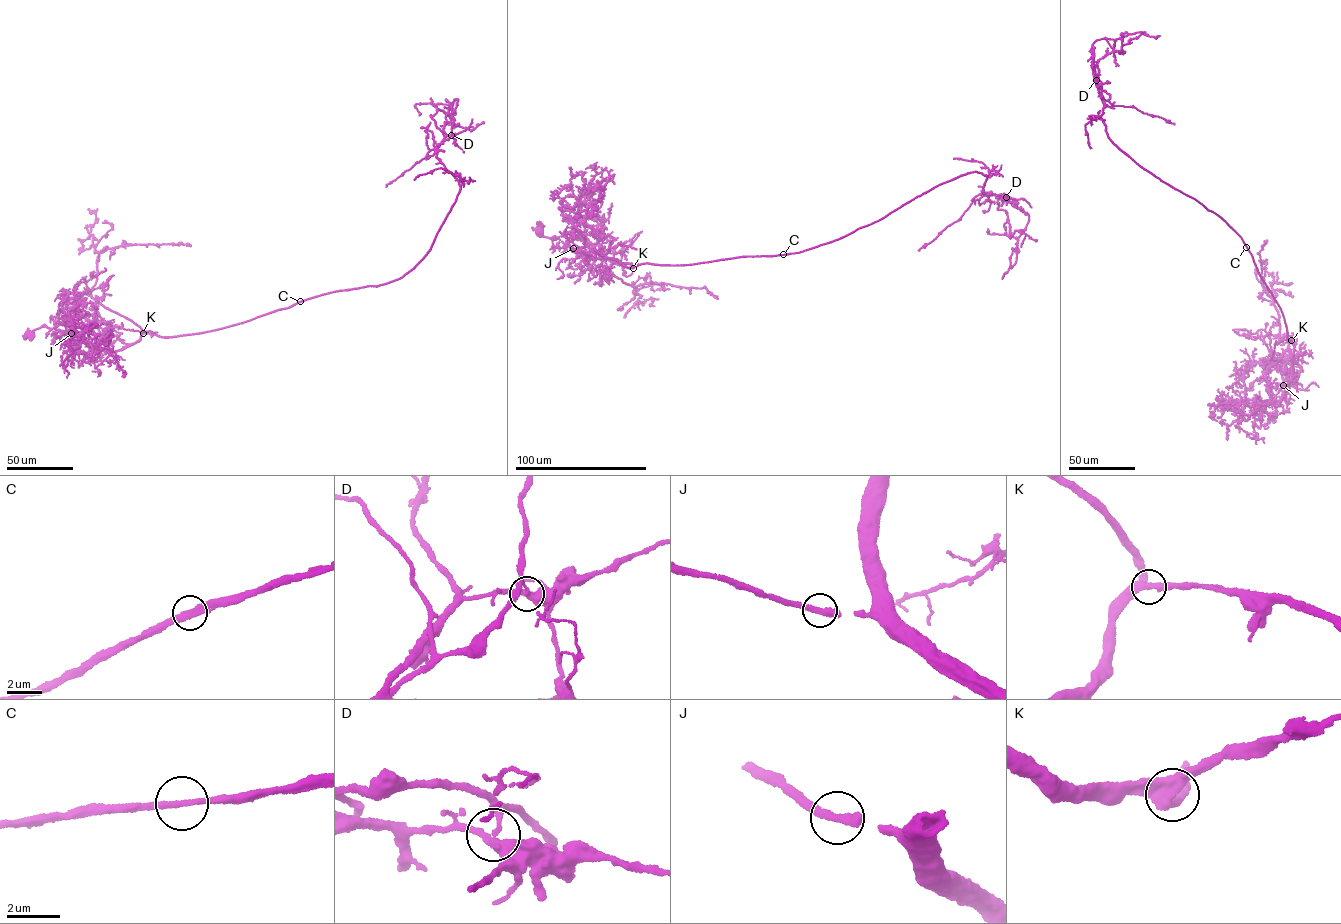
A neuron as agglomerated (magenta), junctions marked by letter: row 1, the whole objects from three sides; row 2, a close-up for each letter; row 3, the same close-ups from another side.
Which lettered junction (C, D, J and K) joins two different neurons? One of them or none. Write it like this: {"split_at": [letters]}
{"split_at": ["D"]}

